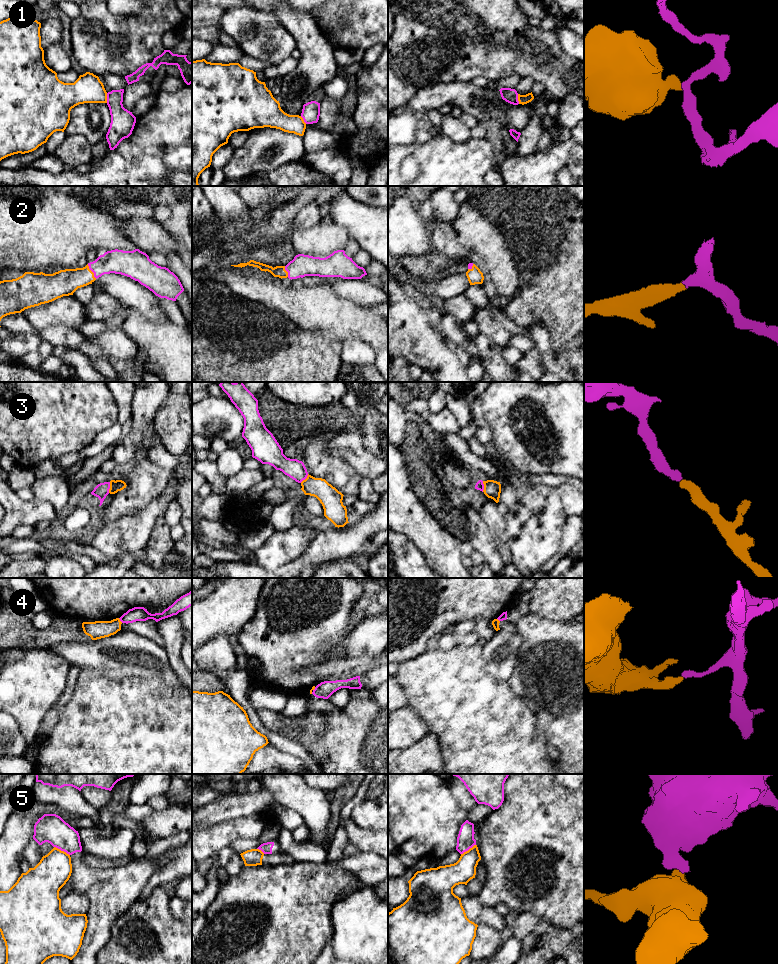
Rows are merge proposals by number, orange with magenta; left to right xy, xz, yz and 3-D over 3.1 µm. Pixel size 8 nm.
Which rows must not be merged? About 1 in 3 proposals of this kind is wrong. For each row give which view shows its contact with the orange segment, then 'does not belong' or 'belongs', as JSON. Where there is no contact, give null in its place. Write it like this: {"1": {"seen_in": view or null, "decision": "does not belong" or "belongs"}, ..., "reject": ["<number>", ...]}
{"1": {"seen_in": "xy", "decision": "does not belong"}, "2": {"seen_in": "xy", "decision": "belongs"}, "3": {"seen_in": "xy", "decision": "belongs"}, "4": {"seen_in": "xy", "decision": "does not belong"}, "5": {"seen_in": "xy", "decision": "does not belong"}, "reject": ["1", "4", "5"]}

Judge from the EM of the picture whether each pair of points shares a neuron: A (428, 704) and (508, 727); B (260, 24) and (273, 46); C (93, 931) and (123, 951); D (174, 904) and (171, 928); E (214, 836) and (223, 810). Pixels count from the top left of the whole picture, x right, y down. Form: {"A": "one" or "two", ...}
{"A": "one", "B": "one", "C": "two", "D": "two", "E": "two"}

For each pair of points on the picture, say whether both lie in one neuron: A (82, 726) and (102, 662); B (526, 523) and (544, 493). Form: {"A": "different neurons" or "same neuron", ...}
{"A": "different neurons", "B": "same neuron"}

